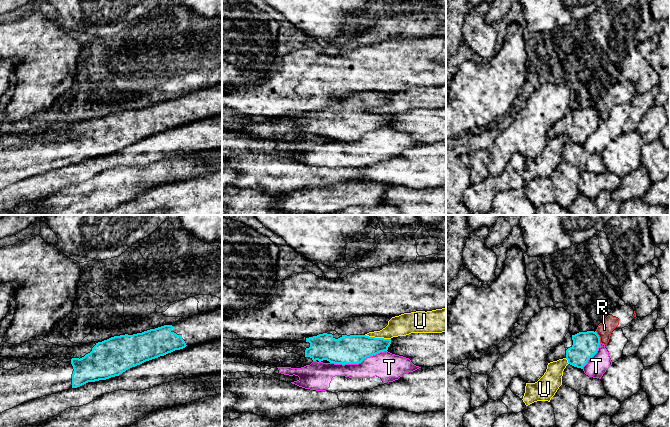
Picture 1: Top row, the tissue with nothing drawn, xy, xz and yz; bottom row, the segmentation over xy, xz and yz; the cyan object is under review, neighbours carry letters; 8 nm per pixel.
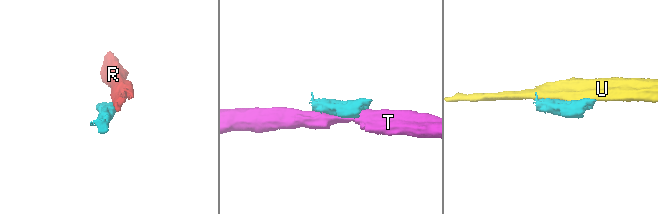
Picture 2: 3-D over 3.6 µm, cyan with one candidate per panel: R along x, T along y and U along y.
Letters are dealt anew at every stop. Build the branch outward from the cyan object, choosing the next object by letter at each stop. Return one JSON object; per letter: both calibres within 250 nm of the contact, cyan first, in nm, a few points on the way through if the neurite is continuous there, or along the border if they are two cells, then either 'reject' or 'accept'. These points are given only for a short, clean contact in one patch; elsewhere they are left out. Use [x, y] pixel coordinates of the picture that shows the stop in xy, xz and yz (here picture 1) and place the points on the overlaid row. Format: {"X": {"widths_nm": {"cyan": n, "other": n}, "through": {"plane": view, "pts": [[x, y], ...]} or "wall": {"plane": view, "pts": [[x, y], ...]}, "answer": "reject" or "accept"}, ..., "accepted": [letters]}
{"R": {"widths_nm": {"cyan": 200, "other": 120}, "wall": {"plane": "yz", "pts": [[595, 331], [600, 342]]}, "answer": "reject"}, "T": {"widths_nm": {"cyan": 240, "other": 220}, "answer": "reject"}, "U": {"widths_nm": {"cyan": 240, "other": 170}, "answer": "reject"}, "accepted": []}

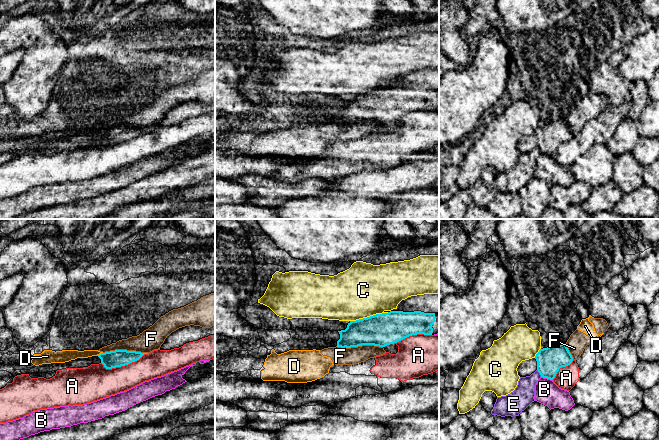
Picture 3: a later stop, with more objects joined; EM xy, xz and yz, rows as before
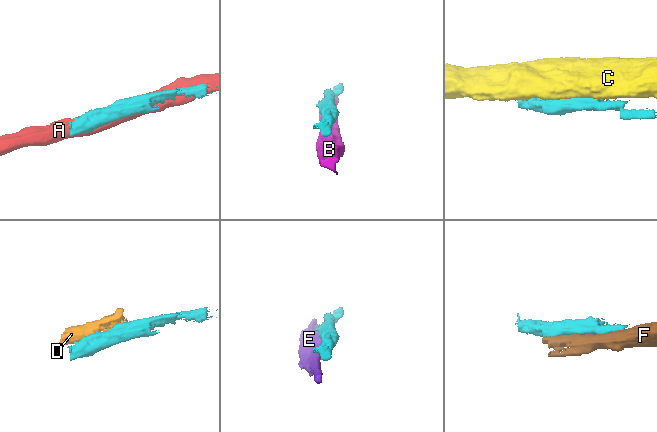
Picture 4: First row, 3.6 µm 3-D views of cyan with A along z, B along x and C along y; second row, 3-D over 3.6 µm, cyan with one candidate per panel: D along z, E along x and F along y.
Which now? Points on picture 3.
{"A": {"widths_nm": {"cyan": 140, "other": 260}, "answer": "reject"}, "B": {"widths_nm": {"cyan": 200, "other": 190}, "answer": "reject"}, "C": {"widths_nm": {"cyan": 260, "other": 420}, "answer": "reject"}, "D": {"widths_nm": {"cyan": 140, "other": 90}, "wall": {"plane": "xy", "pts": [[102, 352], [96, 355]]}, "answer": "reject"}, "E": {"widths_nm": {"cyan": 200, "other": 170}, "answer": "reject"}, "F": {"widths_nm": {"cyan": 260, "other": 140}, "answer": "reject"}, "accepted": []}

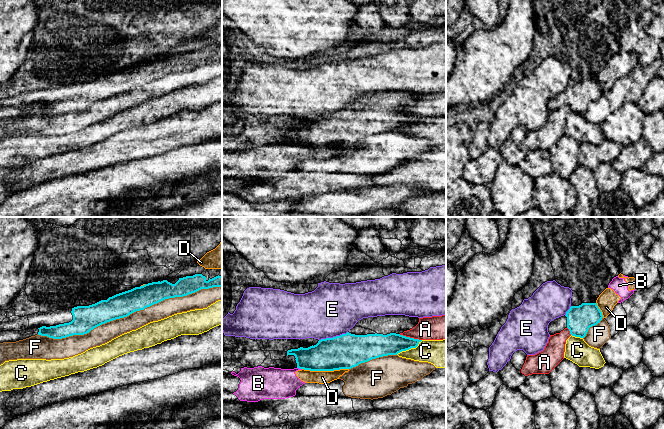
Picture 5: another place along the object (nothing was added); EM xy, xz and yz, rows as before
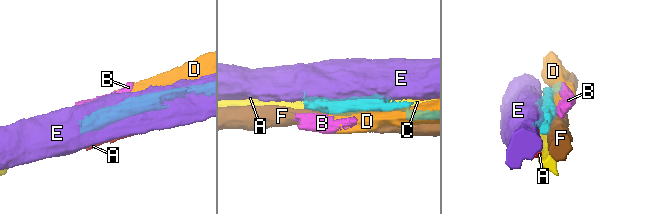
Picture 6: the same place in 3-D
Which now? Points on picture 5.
{"A": {"widths_nm": {"cyan": 190, "other": 190}, "answer": "reject"}, "B": {"widths_nm": {"cyan": 260, "other": 260}, "wall": {"plane": "xz", "pts": [[297, 367], [301, 369]]}, "answer": "reject"}, "C": {"widths_nm": {"cyan": 190, "other": 200}, "answer": "reject"}, "D": {"widths_nm": {"cyan": 280, "other": 110}, "answer": "reject"}, "E": {"widths_nm": {"cyan": 280, "other": 420}, "answer": "reject"}, "F": {"widths_nm": {"cyan": 200, "other": 150}, "answer": "reject"}, "accepted": []}

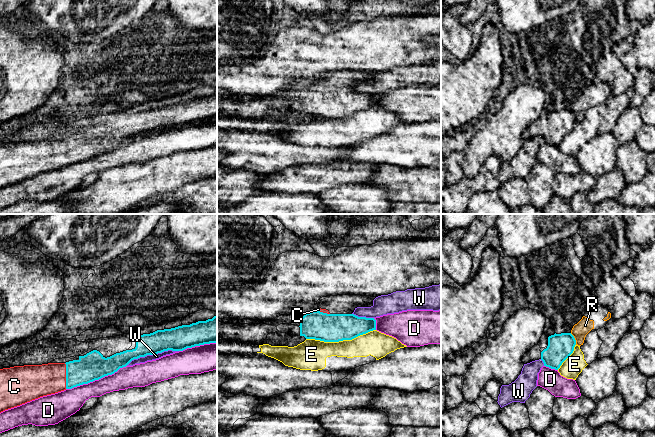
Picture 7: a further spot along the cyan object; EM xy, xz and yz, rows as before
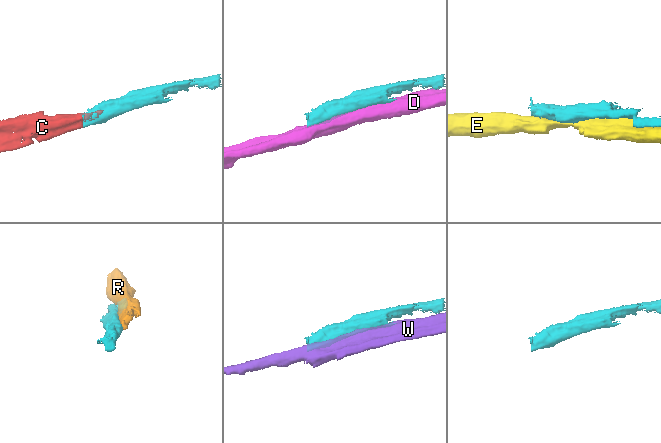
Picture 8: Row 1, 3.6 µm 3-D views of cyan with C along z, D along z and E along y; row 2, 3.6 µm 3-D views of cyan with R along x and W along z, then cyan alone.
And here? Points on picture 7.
{"C": {"widths_nm": {"cyan": 220, "other": 260}, "answer": "accept"}, "D": {"widths_nm": {"cyan": 220, "other": 180}, "answer": "reject"}, "E": {"widths_nm": {"cyan": 220, "other": 220}, "answer": "reject"}, "R": {"widths_nm": {"cyan": 200, "other": 120}, "answer": "reject"}, "W": {"widths_nm": {"cyan": 190, "other": 50}, "answer": "reject"}, "accepted": ["C"]}

